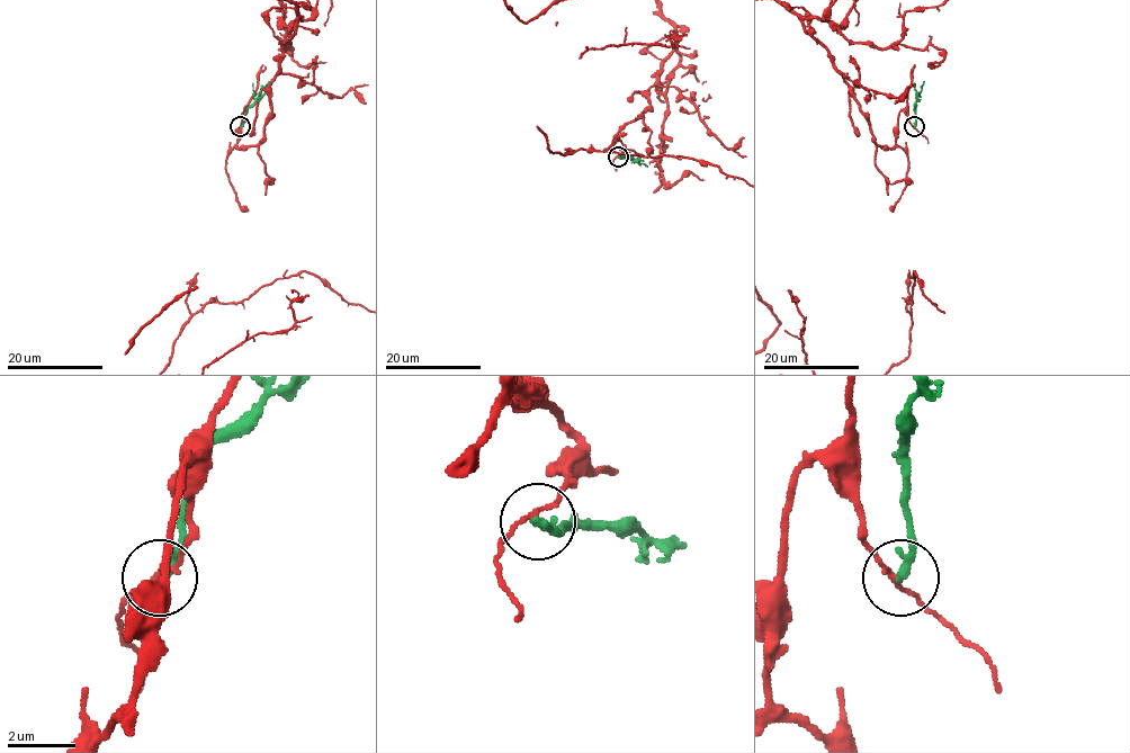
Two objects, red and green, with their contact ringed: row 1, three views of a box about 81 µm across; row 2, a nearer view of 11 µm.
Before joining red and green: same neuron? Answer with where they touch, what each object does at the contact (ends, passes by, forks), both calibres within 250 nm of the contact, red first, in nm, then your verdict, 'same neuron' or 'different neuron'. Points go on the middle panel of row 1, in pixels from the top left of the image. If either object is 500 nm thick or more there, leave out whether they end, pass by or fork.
at (618, 157); red passes by; green ends there; 110 nm thick on the red side, 280 nm on the other; different neuron

